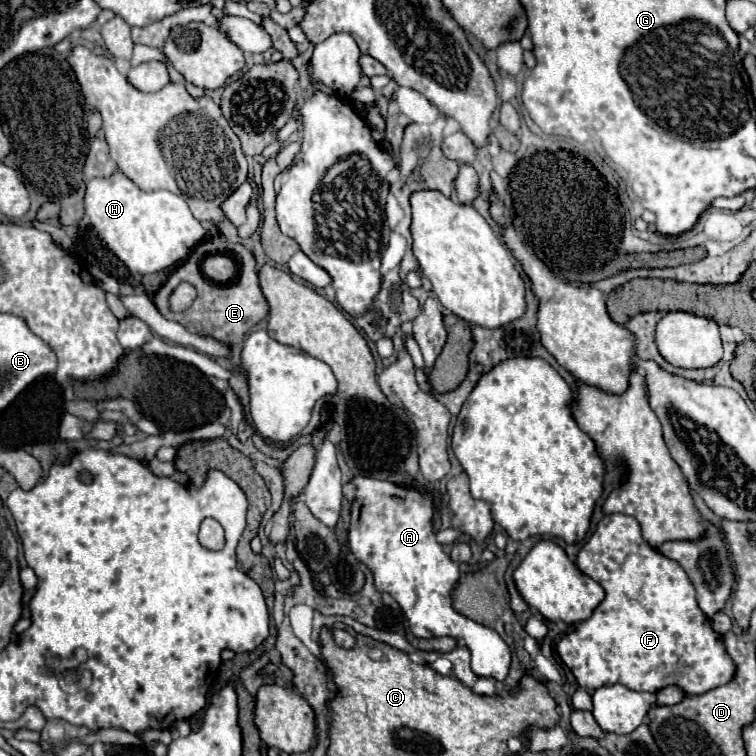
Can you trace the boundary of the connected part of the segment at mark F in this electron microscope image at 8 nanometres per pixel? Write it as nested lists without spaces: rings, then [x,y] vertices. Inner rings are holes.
[[[622,513],[606,515],[598,523],[590,541],[580,549],[576,567],[606,591],[604,601],[594,609],[594,613],[586,621],[578,623],[572,633],[564,635],[556,647],[560,659],[574,673],[582,689],[594,691],[602,685],[622,683],[634,691],[656,693],[674,685],[680,687],[684,695],[702,695],[734,677],[736,665],[724,647],[722,635],[712,631],[710,619],[700,611],[696,591],[688,575],[676,561],[660,555],[658,549],[646,543],[640,523],[634,517]]]

